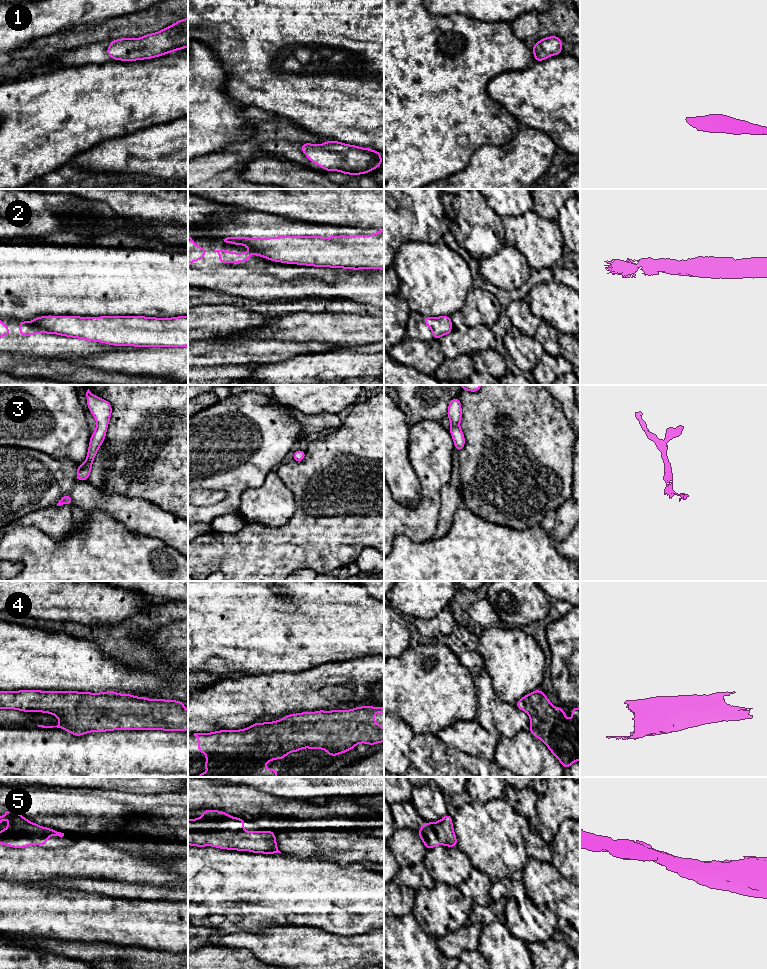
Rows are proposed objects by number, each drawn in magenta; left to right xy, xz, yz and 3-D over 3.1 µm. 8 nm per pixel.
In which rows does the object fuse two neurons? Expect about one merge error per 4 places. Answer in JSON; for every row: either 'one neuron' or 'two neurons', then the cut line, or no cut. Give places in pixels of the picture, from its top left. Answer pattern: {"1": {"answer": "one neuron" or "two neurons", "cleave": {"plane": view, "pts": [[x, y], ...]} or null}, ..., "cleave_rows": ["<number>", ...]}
{"1": {"answer": "one neuron", "cleave": null}, "2": {"answer": "two neurons", "cleave": {"plane": "xy", "pts": [[30, 322], [54, 333]]}}, "3": {"answer": "one neuron", "cleave": null}, "4": {"answer": "one neuron", "cleave": null}, "5": {"answer": "one neuron", "cleave": null}, "cleave_rows": ["2"]}

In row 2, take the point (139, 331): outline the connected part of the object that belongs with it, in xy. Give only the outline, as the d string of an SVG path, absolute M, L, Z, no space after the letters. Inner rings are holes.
M40 316L32 324L54 334L113 346L186 347L188 317Z

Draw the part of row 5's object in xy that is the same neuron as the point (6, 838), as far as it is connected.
M8 809L6 814L0 816L0 823L4 819L9 820L9 826L0 831L0 844L13 848L20 849L29 845L44 845L47 844L49 836L61 838L64 836L64 833L28 821L12 809Z

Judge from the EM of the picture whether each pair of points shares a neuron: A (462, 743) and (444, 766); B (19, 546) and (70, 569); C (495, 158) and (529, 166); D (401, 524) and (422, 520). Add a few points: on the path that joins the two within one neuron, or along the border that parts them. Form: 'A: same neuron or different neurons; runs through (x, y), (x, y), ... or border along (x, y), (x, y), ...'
A: different neurons; border along (437, 736), (450, 747), (463, 751), (476, 759)
B: same neuron; runs through (32, 547), (54, 569), (57, 569)
C: same neuron; runs through (503, 166), (521, 166)
D: same neuron; runs through (406, 522), (417, 522)

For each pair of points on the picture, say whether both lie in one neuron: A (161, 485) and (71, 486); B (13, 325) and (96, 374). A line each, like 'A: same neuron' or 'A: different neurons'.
A: different neurons
B: different neurons

